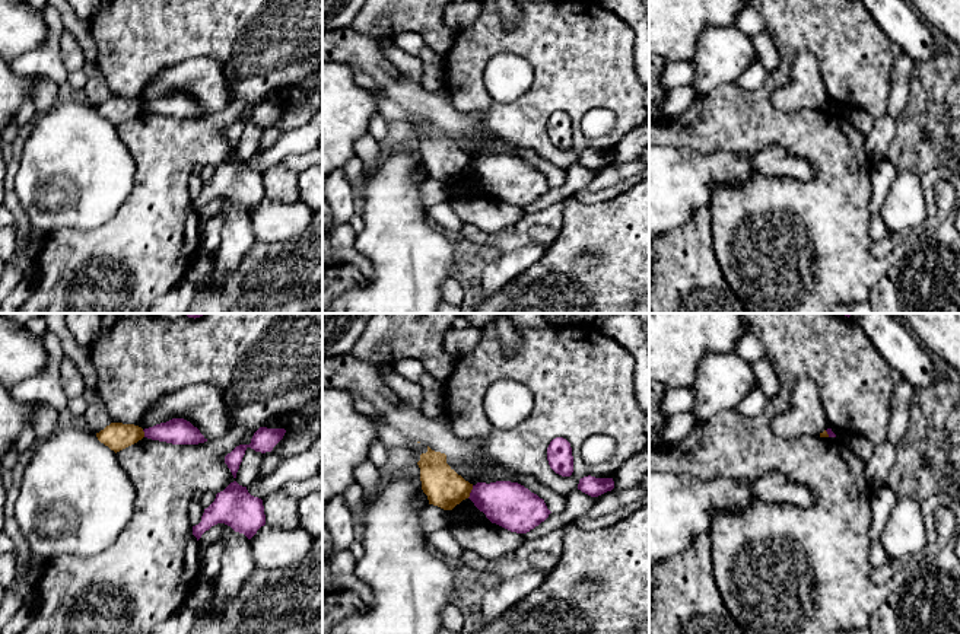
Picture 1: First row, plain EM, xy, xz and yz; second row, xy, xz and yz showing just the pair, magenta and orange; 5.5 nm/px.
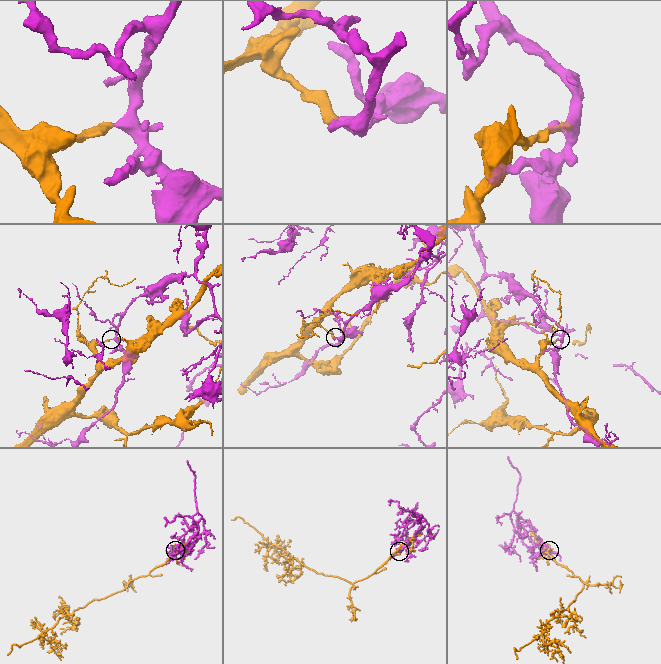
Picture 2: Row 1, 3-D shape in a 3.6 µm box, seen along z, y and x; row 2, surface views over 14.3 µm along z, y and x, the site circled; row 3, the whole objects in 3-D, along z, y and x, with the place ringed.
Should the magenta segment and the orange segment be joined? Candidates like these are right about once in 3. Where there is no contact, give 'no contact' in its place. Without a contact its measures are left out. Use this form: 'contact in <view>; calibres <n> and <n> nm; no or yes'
contact in xz; calibres 260 and 220 nm; no

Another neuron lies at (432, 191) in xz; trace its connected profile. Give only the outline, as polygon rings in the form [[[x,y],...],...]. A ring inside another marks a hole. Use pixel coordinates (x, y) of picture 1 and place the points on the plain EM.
[[[427,178],[419,189],[422,204],[429,208],[438,203],[449,201],[451,189],[448,184]]]

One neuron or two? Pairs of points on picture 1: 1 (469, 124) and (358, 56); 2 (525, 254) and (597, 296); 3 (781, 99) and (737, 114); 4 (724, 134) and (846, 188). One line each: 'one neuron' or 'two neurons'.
1: one neuron
2: two neurons
3: two neurons
4: one neuron

